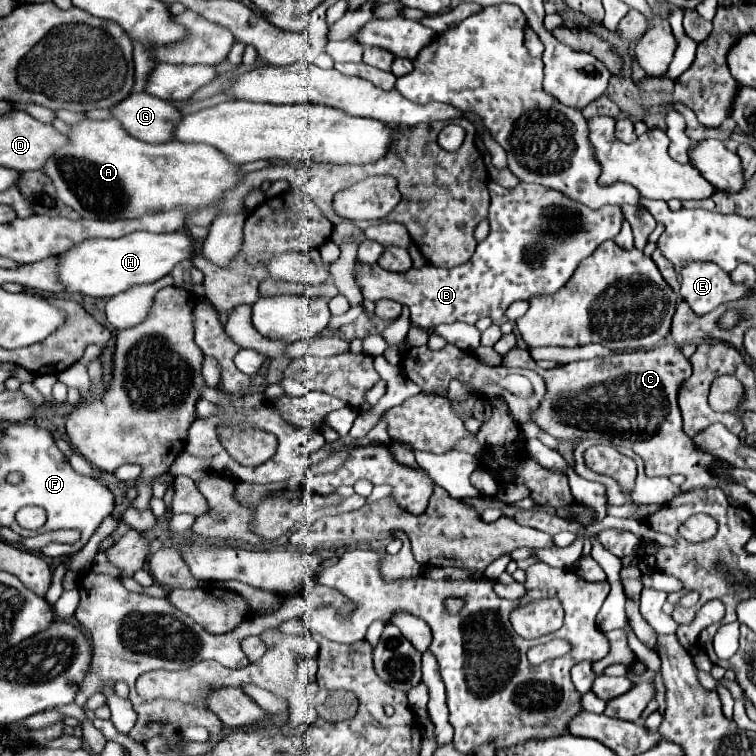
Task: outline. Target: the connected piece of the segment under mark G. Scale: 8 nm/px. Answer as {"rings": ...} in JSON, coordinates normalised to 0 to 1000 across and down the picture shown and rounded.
{"rings":[[[194,122],[171,124],[171,130],[149,140],[147,148],[171,177],[208,190],[229,185],[229,172],[239,161],[239,148],[226,135]]]}

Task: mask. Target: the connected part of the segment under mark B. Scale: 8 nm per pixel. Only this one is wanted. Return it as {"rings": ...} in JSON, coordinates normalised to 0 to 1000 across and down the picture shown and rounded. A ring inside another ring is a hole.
{"rings":[[[647,241],[647,254],[649,254],[649,272],[647,272],[644,291],[647,291],[649,307],[636,323],[631,323],[626,341],[620,347],[615,347],[615,352],[575,354],[567,349],[560,354],[546,354],[546,357],[533,360],[533,362],[507,357],[504,352],[496,352],[491,357],[485,352],[483,354],[472,352],[470,354],[470,373],[472,373],[472,378],[480,381],[480,392],[485,397],[493,397],[493,399],[499,399],[504,394],[517,394],[517,397],[538,405],[544,410],[544,426],[554,434],[562,434],[562,437],[570,437],[578,429],[597,429],[597,426],[628,429],[639,418],[647,418],[652,426],[663,426],[668,421],[668,410],[679,399],[702,397],[705,392],[739,386],[753,373],[753,368],[758,365],[758,360],[763,357],[769,344],[782,339],[795,320],[813,315],[821,307],[821,296],[827,291],[821,272],[798,272],[792,278],[784,278],[784,275],[776,275],[776,272],[750,262],[739,251],[721,249],[713,243],[687,241],[681,249],[665,249],[657,241]],[[729,278],[753,278],[753,280],[761,278],[766,283],[766,291],[761,291],[758,304],[747,315],[729,310],[729,302],[726,302],[726,280]],[[713,328],[718,331],[716,339],[710,336]]]}

